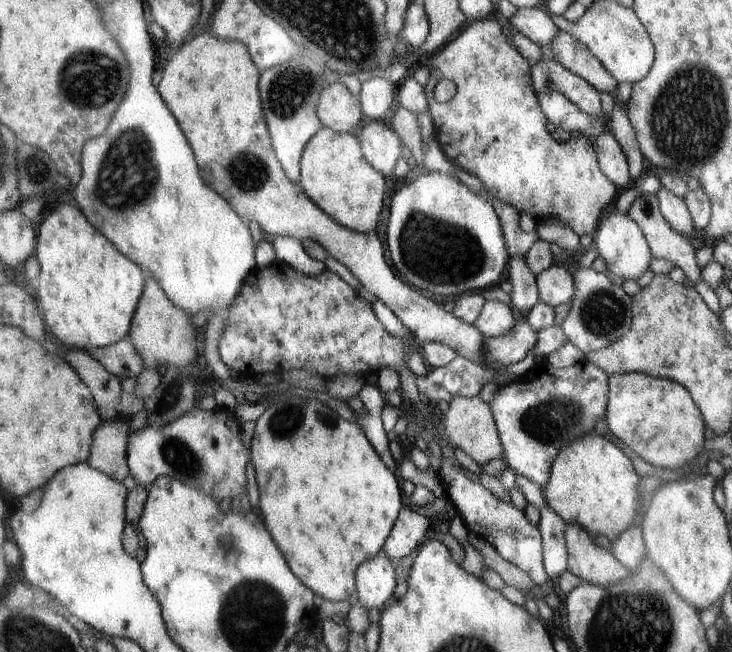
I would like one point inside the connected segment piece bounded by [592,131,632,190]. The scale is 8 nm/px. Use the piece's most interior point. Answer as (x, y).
(612, 161)

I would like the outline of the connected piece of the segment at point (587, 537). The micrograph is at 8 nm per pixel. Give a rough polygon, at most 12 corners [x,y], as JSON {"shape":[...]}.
{"shape":[[566,522],[568,570],[600,586],[630,576],[578,522]]}

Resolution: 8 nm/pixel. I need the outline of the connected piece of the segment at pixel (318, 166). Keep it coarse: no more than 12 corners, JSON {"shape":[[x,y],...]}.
{"shape":[[326,126],[301,185],[340,224],[380,226],[388,180],[358,133]]}

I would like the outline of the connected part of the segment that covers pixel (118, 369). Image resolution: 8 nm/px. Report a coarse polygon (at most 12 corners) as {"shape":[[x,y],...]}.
{"shape":[[126,338],[88,350],[112,374],[125,380],[142,376],[143,356]]}

